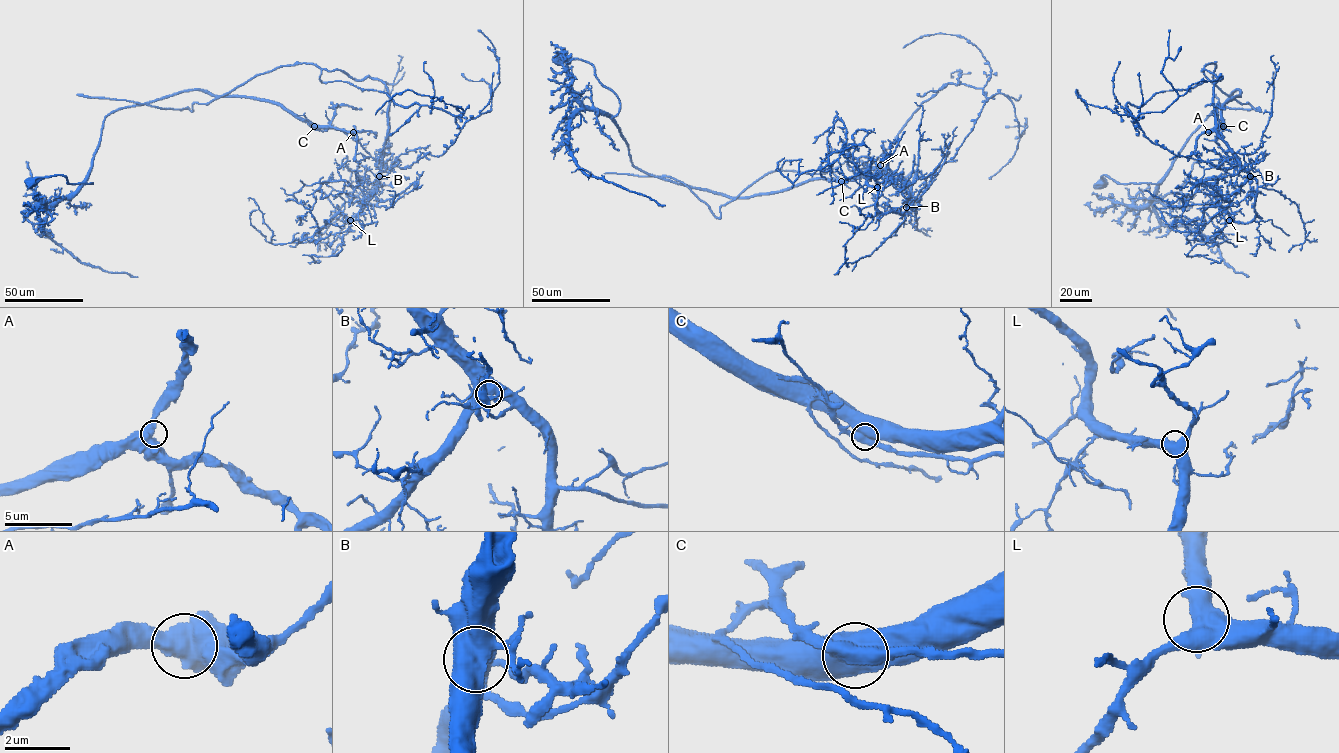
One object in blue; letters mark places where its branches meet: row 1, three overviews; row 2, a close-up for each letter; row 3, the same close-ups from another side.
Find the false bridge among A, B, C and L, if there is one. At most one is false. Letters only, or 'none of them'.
C

